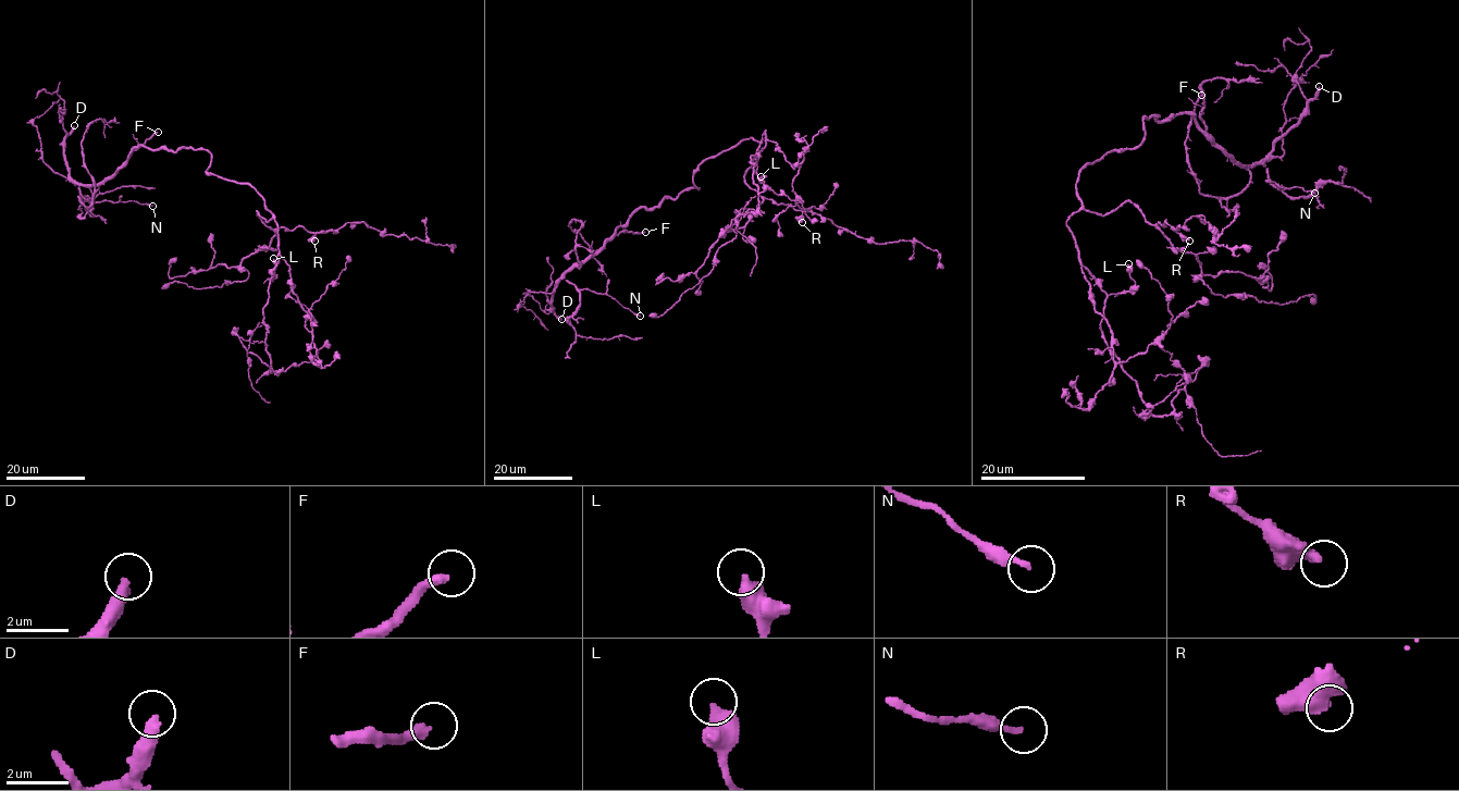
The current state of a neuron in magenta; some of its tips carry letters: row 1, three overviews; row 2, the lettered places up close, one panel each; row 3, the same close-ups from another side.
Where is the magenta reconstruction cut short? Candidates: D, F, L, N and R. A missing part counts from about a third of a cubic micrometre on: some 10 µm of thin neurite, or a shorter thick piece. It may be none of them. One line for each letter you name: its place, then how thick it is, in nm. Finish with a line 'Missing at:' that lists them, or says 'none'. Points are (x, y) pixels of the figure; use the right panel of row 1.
D: Place: (1319, 86). Thickness 380 nm
F: Place: (1201, 95). Thickness 280 nm
Missing at: D, F

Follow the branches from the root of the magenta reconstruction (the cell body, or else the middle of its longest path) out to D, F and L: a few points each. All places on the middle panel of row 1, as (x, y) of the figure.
D: (703, 162), (693, 175), (699, 188), (639, 208), (597, 252), (556, 282), (552, 310), (561, 319)
F: (703, 162), (693, 175), (699, 188), (684, 189), (652, 208), (639, 208), (616, 233), (645, 232)
L: (703, 162), (733, 148), (741, 139), (761, 140), (765, 130), (765, 146), (756, 170), (761, 176)

